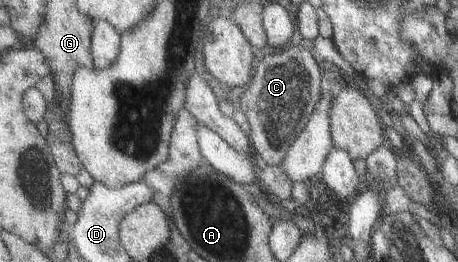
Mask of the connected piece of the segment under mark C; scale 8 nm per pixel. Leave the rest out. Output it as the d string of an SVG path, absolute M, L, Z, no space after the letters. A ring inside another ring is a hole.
M303 46L268 50L263 60L255 64L247 90L239 106L249 121L250 146L261 165L280 165L292 140L304 130L322 94L322 70L317 58Z

